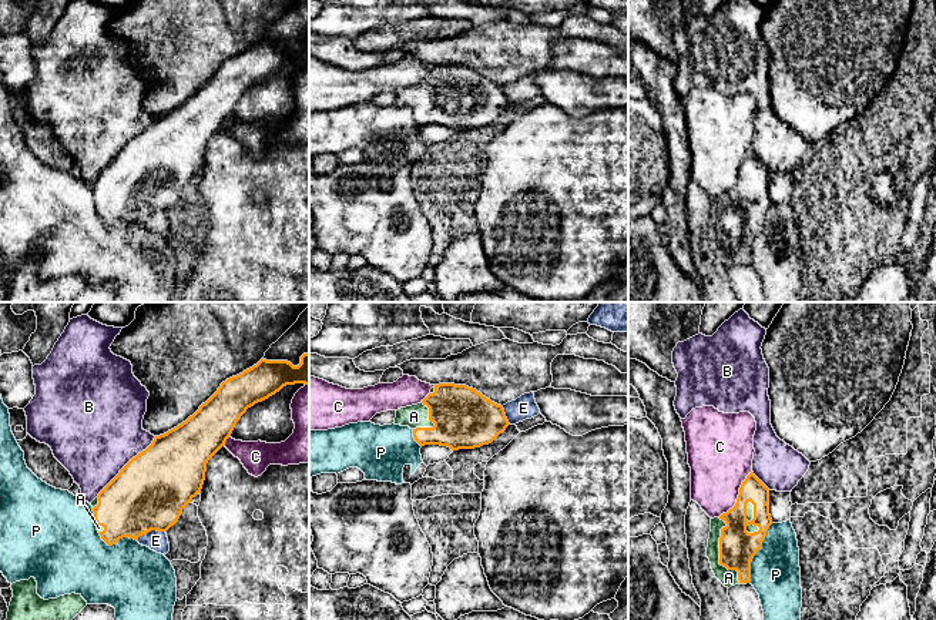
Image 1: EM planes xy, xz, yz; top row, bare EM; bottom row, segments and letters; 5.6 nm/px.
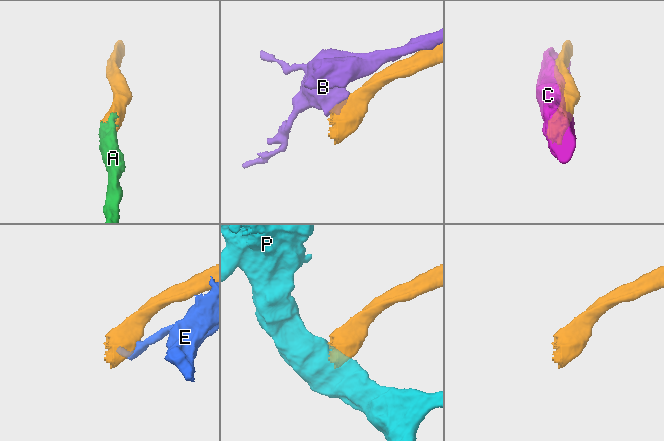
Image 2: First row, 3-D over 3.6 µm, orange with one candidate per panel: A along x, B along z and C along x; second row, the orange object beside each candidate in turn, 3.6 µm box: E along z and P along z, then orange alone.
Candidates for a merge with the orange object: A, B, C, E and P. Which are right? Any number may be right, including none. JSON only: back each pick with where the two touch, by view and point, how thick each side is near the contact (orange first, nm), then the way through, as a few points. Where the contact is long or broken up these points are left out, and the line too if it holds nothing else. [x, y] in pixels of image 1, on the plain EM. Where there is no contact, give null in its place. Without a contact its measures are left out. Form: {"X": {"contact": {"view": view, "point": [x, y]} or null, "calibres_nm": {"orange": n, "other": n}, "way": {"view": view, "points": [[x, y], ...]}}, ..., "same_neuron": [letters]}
{"A": {"contact": {"view": "yz", "point": [720, 237]}, "calibres_nm": {"orange": 200, "other": 100}}, "same_neuron": ["A"]}

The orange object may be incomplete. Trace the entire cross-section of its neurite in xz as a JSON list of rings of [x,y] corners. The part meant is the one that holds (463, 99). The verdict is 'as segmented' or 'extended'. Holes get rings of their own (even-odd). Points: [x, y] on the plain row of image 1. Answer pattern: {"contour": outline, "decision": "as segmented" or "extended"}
{"contour": [[[454,64],[435,66],[420,84],[397,90],[393,104],[409,107],[420,127],[440,125],[452,131],[489,125],[510,105],[501,86],[473,68]]], "decision": "extended"}

